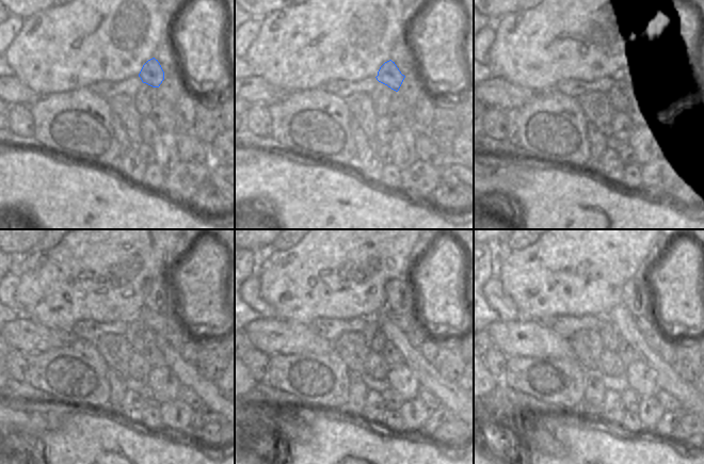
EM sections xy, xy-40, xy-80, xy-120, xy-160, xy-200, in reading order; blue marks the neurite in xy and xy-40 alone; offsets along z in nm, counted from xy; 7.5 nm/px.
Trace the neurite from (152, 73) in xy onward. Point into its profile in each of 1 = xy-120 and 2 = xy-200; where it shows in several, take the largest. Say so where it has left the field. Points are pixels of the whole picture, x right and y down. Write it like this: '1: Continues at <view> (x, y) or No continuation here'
1: Continues at xy-120 (159, 324)
2: Continues at xy-200 (643, 323)

